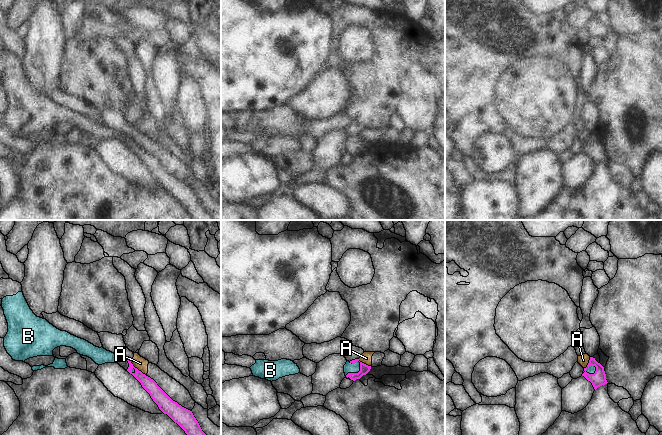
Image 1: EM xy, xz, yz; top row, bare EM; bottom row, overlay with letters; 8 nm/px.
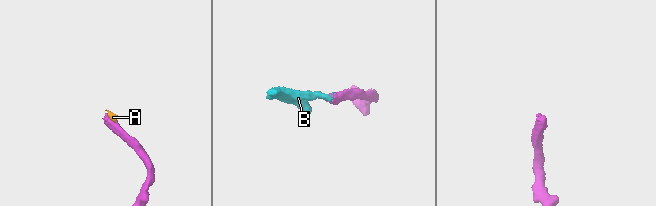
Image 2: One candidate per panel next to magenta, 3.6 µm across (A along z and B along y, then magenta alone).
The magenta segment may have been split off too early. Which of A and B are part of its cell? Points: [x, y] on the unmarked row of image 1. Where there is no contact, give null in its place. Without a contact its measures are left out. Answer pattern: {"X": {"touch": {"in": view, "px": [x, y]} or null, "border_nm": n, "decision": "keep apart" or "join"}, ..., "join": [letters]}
{"A": {"touch": {"in": "xy", "px": [137, 145]}, "border_nm": 180, "decision": "keep apart"}, "B": {"touch": {"in": "xz", "px": [358, 148]}, "border_nm": 170, "decision": "join"}, "join": ["B"]}

